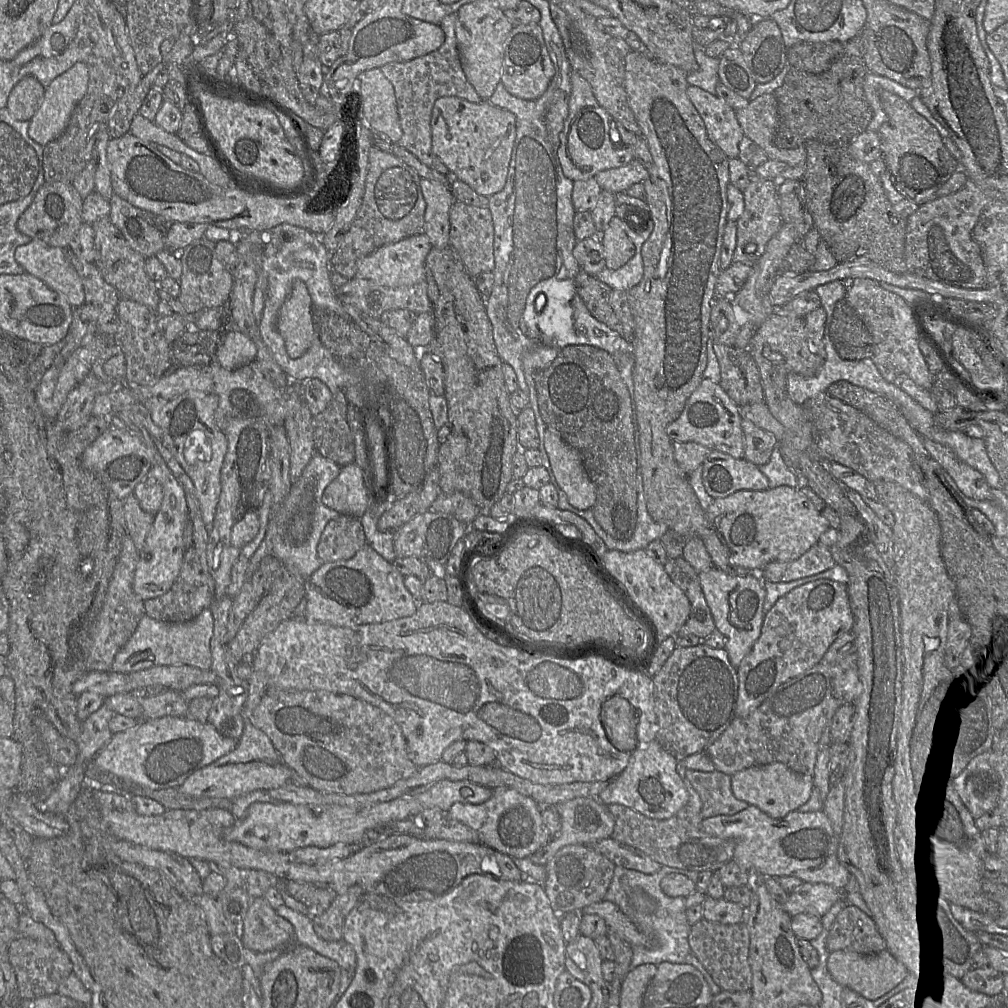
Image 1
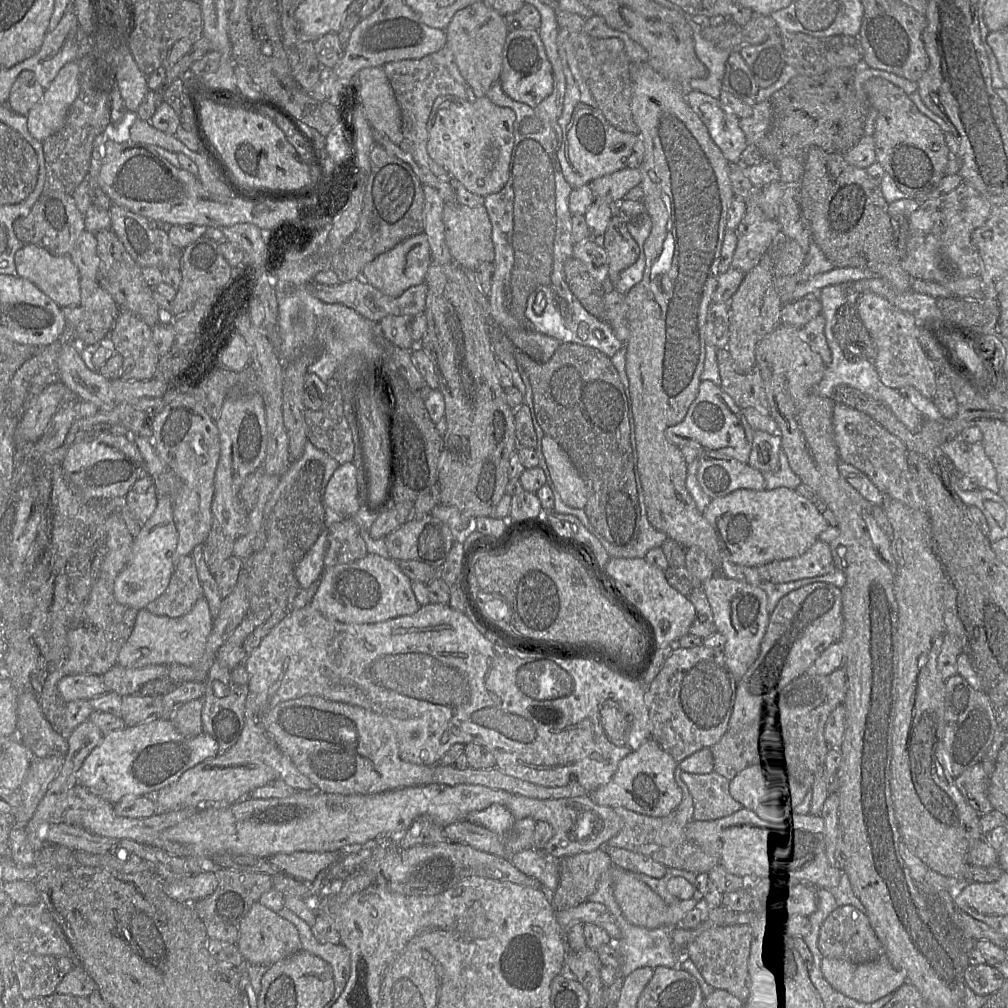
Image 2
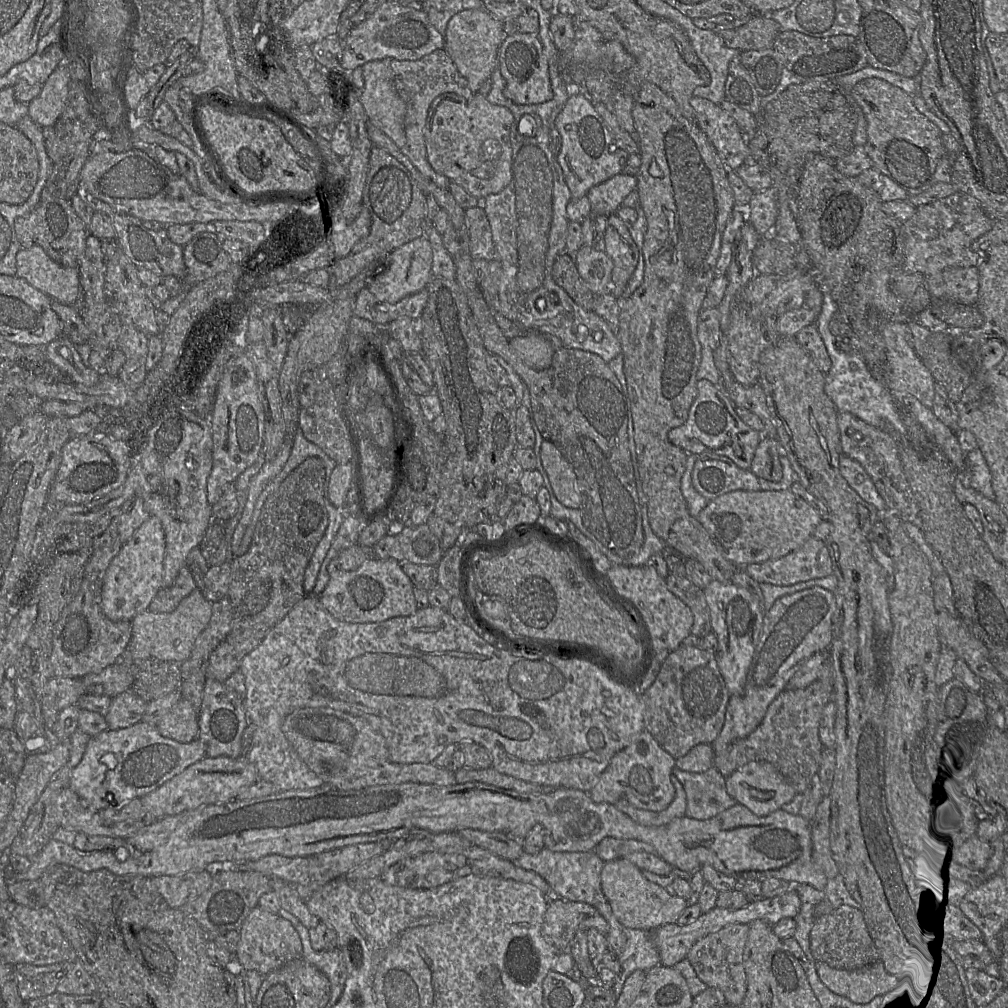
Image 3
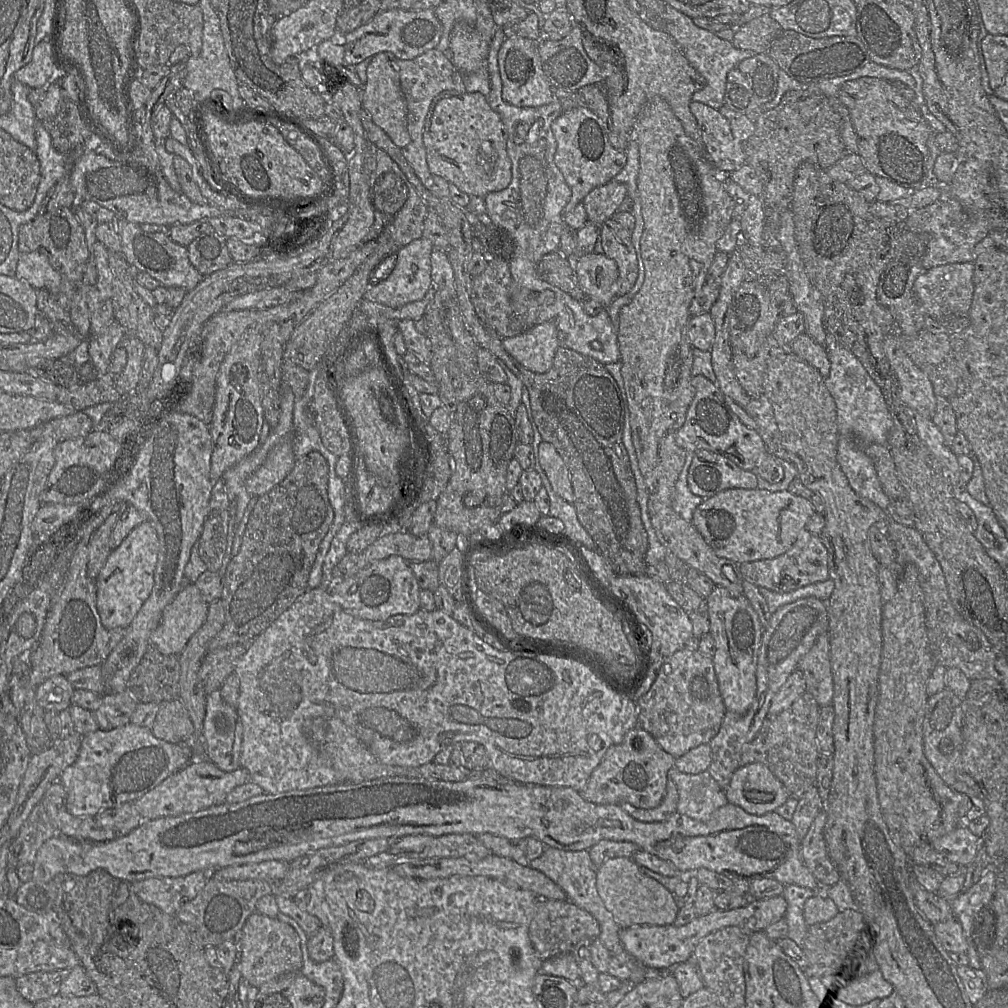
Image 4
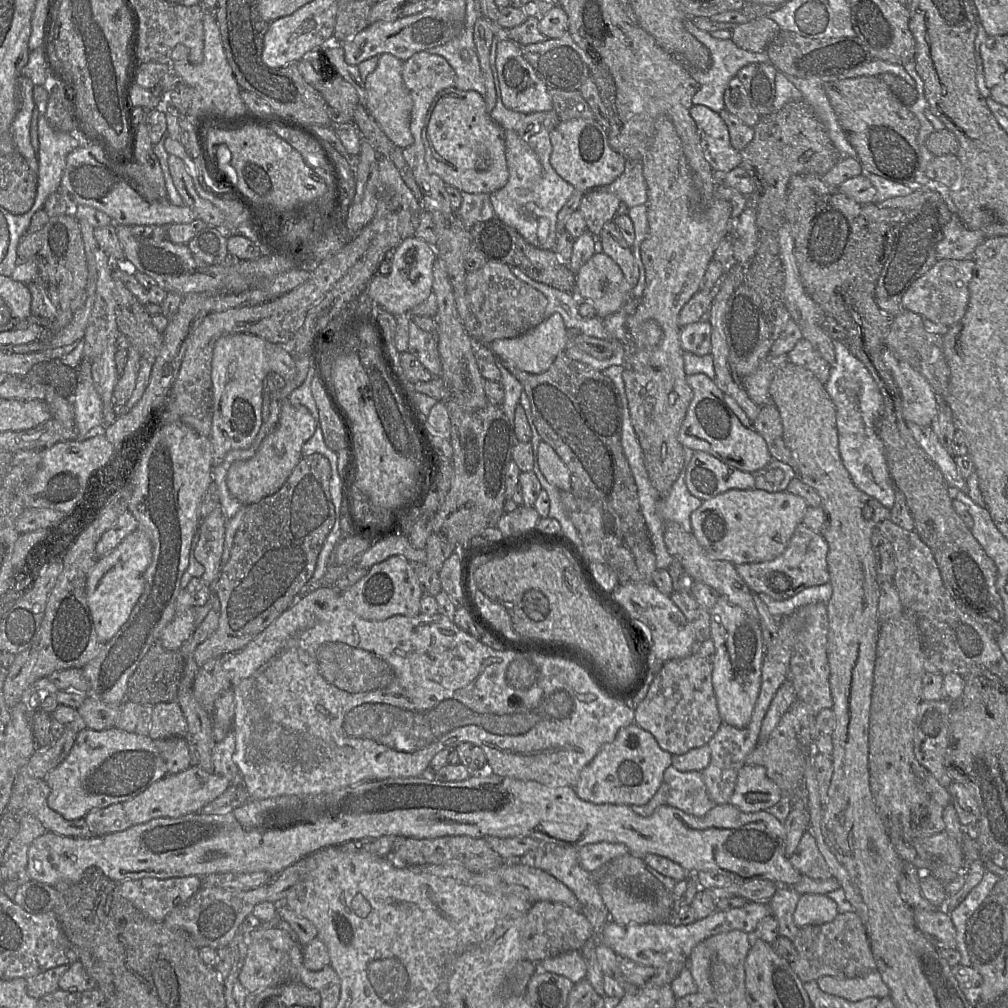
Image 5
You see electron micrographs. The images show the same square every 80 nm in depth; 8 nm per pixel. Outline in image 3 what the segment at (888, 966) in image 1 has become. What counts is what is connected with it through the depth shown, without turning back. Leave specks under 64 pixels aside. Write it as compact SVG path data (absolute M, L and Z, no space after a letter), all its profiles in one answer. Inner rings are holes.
M879 960L855 970L835 969L817 962L817 973L830 991L855 1004L867 1004L875 997L884 997L901 985L900 980L889 974Z

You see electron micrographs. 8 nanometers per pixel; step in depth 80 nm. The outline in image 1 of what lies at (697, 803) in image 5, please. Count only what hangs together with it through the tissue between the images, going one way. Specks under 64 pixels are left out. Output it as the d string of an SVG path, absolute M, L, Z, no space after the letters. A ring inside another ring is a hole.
M687 769L685 777L700 796L703 819L717 815L732 815L749 805L734 796L731 776L728 774L716 769L711 772Z

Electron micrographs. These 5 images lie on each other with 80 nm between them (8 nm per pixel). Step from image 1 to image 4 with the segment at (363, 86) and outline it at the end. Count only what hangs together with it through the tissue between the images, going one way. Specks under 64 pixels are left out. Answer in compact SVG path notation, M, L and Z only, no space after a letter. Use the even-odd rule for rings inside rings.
M380 52L371 57L367 68L367 80L361 92L362 107L370 114L373 122L378 125L400 148L410 143L407 130L407 103L400 87L399 73L394 69L397 59L388 52Z

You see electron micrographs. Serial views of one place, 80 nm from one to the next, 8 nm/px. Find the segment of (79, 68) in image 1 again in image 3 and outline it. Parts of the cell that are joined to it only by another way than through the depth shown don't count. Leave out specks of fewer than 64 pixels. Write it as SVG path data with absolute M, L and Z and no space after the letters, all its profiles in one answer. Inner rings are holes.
M61 62L43 84L41 93L28 104L28 116L41 128L53 126L62 114L69 92L70 73L66 62Z

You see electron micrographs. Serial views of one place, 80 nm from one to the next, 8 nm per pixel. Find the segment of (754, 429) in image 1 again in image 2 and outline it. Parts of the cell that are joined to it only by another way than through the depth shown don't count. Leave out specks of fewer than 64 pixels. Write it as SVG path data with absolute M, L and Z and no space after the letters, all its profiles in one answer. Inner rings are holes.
M756 430L753 434L752 449L748 464L760 472L775 472L779 468L781 437Z

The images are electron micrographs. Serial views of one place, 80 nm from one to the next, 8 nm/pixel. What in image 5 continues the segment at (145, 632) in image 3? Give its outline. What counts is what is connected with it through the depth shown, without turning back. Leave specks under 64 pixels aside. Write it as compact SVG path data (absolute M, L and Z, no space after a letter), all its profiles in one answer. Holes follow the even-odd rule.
M182 589L177 596L173 620L160 632L159 640L166 650L180 650L182 644L198 627L194 619L191 597Z

